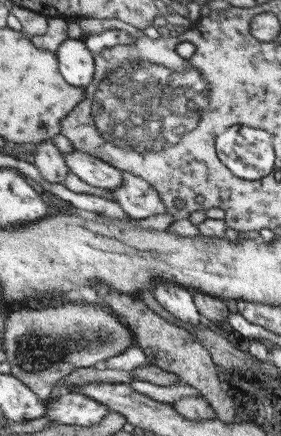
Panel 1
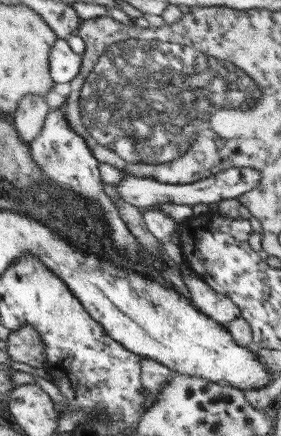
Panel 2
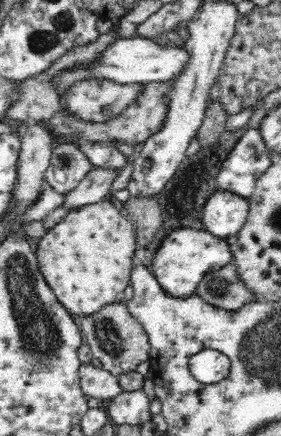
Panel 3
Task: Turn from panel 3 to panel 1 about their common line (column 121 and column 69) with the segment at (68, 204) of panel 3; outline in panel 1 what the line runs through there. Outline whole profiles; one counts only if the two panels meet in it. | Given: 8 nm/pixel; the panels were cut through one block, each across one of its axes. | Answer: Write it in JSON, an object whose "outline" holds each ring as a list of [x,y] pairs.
{"outline":[[[45,140],[43,144],[39,144],[39,154],[35,156],[33,166],[39,170],[41,180],[47,184],[61,184],[63,186],[63,182],[71,174],[63,152],[59,152],[59,148],[53,144],[53,140]]]}

